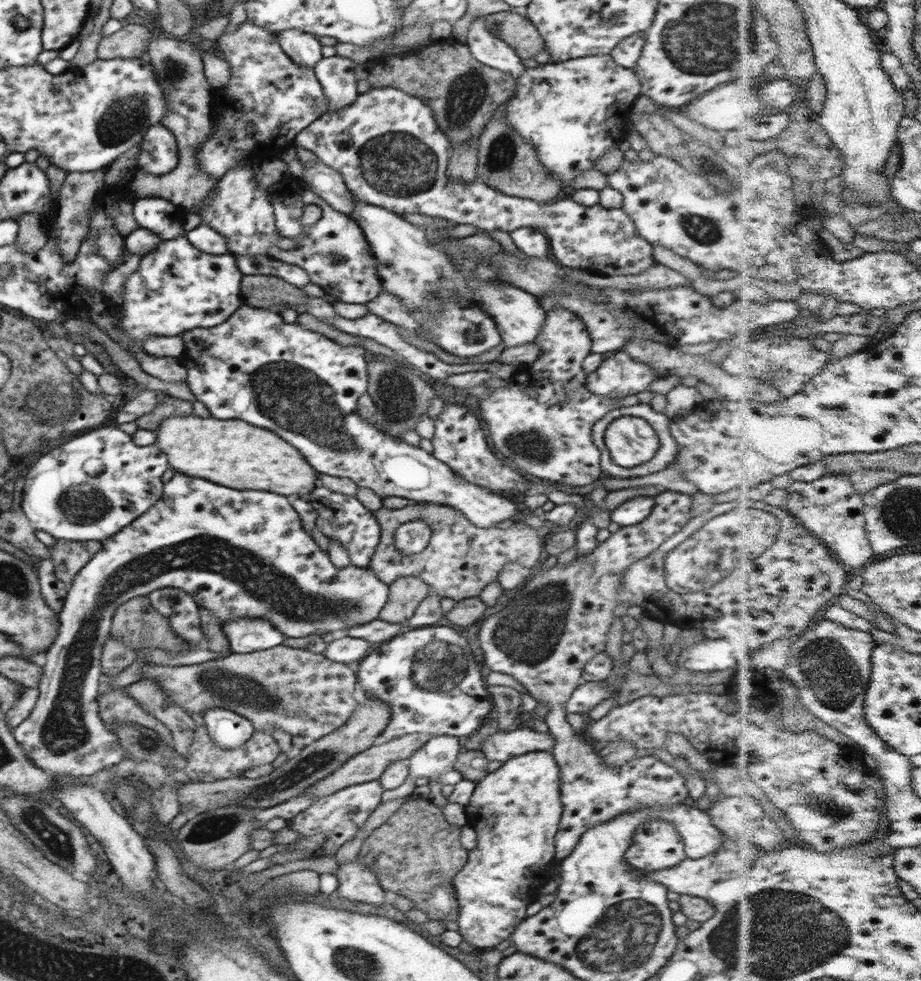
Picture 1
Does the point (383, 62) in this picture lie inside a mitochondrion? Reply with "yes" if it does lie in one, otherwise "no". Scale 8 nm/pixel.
no

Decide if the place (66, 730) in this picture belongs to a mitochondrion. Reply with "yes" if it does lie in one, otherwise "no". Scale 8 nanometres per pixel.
yes

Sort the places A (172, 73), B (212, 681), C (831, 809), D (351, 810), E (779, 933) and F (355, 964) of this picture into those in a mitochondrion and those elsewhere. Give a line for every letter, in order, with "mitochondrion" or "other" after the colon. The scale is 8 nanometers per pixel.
A: mitochondrion
B: mitochondrion
C: mitochondrion
D: mitochondrion
E: mitochondrion
F: mitochondrion

